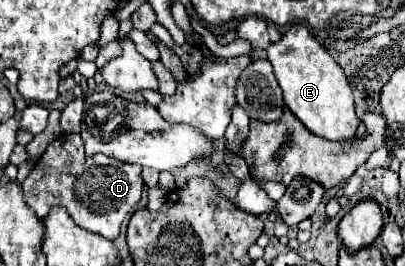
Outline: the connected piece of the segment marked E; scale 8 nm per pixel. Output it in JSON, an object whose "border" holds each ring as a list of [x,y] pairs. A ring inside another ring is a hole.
{"border":[[[290,26],[288,32],[282,34],[280,42],[266,48],[266,54],[282,88],[284,104],[312,134],[334,142],[344,142],[356,136],[360,118],[354,112],[354,98],[348,78],[306,26]]]}

